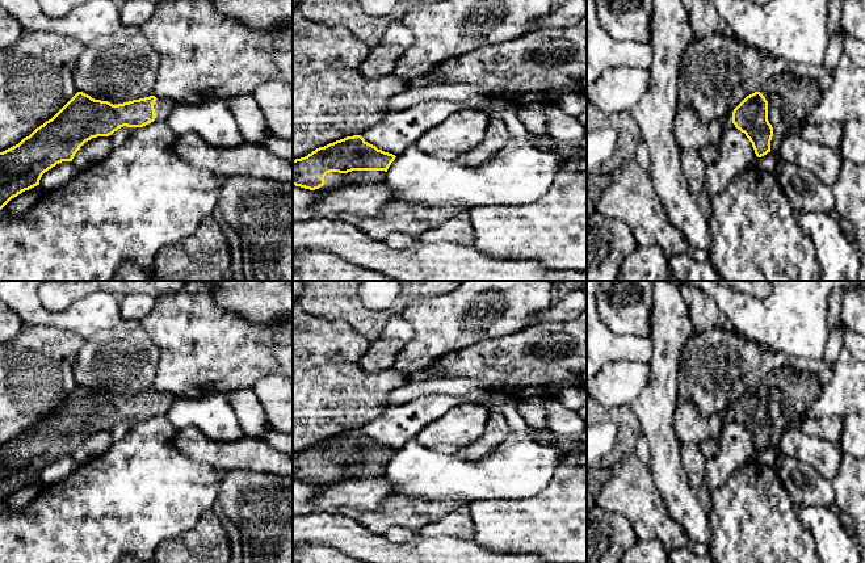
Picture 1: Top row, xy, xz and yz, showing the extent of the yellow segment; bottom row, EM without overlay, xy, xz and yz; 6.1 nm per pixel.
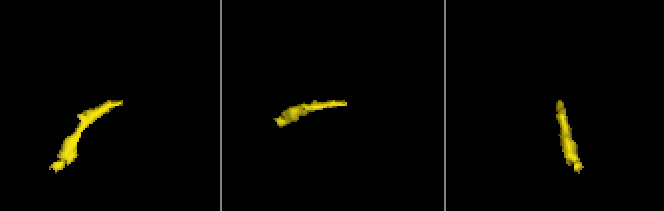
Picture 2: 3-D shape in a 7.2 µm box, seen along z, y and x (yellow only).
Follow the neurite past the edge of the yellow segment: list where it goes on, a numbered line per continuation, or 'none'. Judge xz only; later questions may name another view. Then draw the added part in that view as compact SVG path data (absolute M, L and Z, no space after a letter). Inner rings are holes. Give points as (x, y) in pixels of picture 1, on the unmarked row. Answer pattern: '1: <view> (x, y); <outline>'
1: xz (334, 474); M352 465L348 467L329 466L324 470L324 479L316 486L328 486L340 483L345 479L366 479L383 476L386 472L385 465Z

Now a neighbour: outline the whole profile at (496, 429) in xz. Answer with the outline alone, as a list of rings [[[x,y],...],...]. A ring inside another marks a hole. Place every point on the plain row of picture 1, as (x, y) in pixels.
[[[494,409],[487,420],[483,434],[471,445],[458,450],[455,455],[461,459],[486,458],[507,438],[508,432],[509,428],[505,417]]]

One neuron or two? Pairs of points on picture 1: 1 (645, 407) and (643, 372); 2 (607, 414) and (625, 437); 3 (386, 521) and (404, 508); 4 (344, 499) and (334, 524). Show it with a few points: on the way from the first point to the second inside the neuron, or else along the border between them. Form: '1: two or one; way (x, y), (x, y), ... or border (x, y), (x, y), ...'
1: two; border (650, 364), (649, 382), (629, 404)
2: one; way (613, 415), (625, 427), (625, 431)
3: one; way (390, 517), (397, 511), (400, 511)
4: two; border (324, 511), (316, 512)

